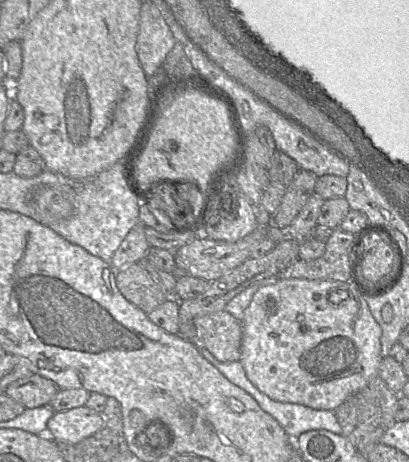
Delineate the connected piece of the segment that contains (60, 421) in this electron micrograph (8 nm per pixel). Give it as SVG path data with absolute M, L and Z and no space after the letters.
M86 406L55 412L47 422L46 434L57 443L78 444L104 427L105 417Z

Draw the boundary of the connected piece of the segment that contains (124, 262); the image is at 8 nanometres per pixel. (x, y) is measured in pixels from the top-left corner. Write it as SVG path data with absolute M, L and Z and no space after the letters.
M140 223L130 230L111 259L111 266L116 270L129 267L147 255L150 246L145 237L145 226Z

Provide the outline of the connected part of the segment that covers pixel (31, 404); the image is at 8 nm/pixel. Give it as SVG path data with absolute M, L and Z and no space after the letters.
M32 374L11 383L4 394L30 409L47 406L58 391L59 388L53 381Z

